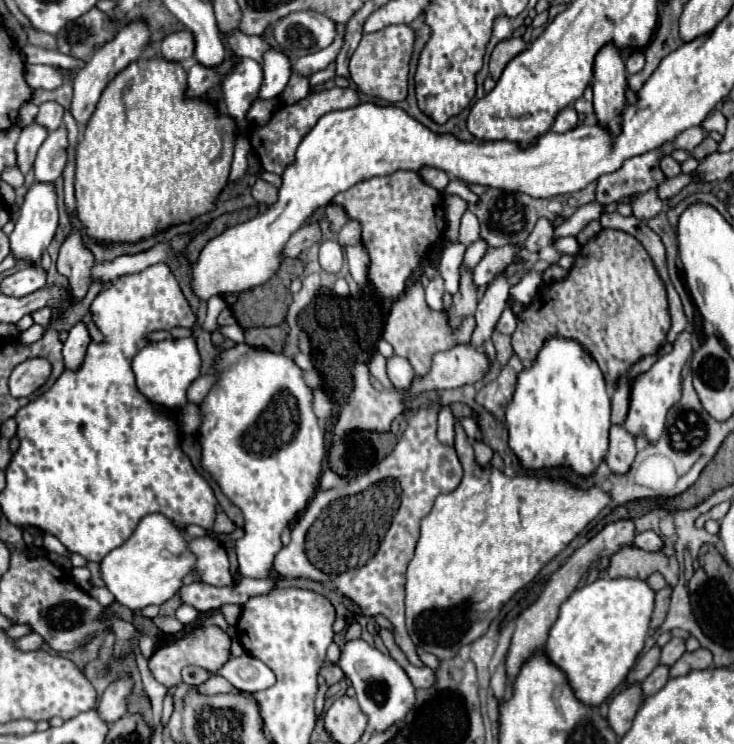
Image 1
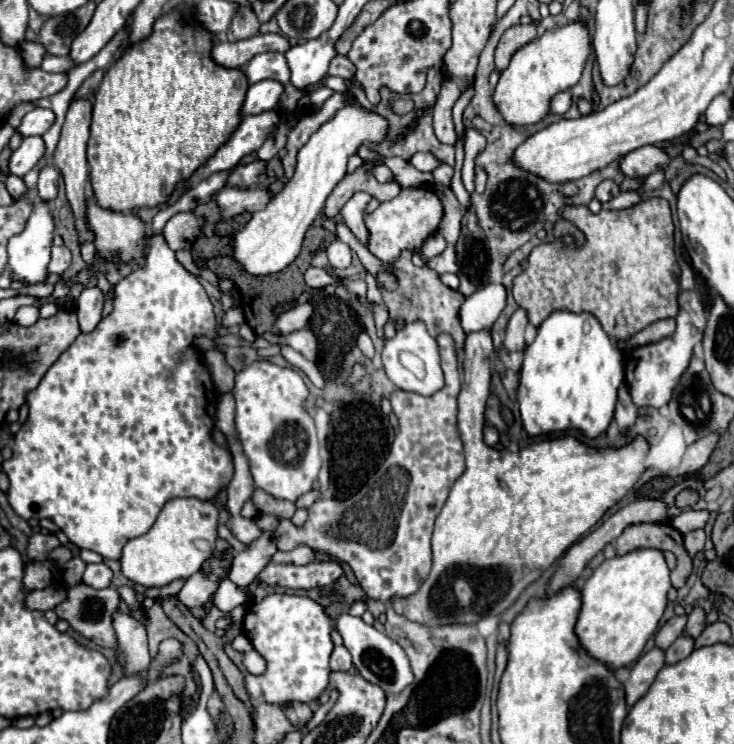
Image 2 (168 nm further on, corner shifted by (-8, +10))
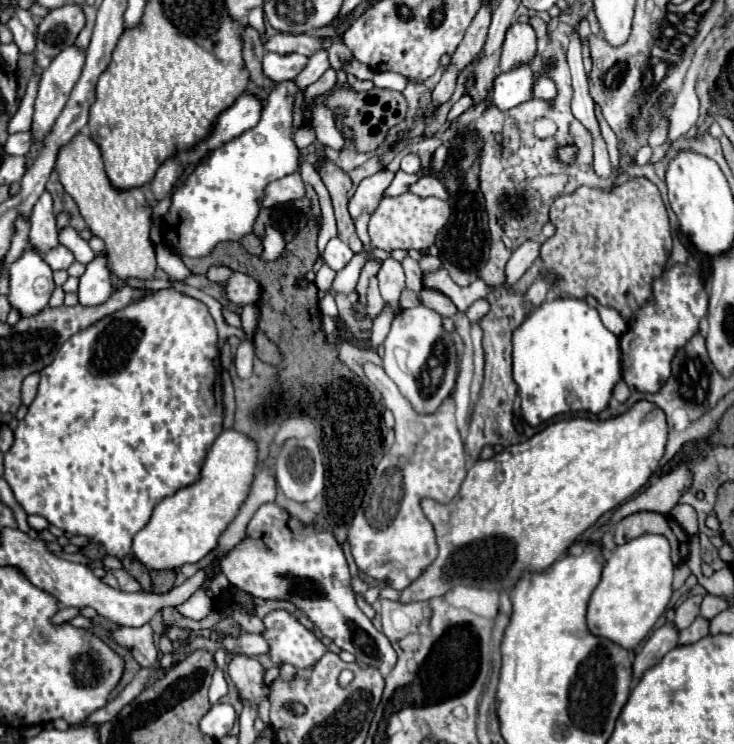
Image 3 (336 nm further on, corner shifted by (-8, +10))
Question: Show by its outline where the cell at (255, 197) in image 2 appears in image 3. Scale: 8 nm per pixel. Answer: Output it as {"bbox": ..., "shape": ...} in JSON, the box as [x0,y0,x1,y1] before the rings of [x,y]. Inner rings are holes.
{"bbox":[258,172,304,208],"shape":[[[298,172],[268,184],[264,190],[264,196],[258,202],[262,208],[274,208],[274,206],[286,204],[296,198],[304,198],[304,184],[302,184]]]}

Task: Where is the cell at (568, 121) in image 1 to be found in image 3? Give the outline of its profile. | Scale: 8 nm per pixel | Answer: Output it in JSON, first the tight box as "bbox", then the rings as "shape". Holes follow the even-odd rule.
{"bbox":[534,76,558,102],"shape":[[[542,76],[538,82],[536,82],[536,88],[534,88],[534,98],[540,98],[540,100],[546,100],[546,102],[552,102],[556,100],[558,92],[556,92],[556,84],[548,78],[548,76]]]}

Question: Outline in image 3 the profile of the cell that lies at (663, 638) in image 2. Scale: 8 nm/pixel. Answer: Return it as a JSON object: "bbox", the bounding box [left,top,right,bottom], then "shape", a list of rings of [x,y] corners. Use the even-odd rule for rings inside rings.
{"bbox":[672,596,702,630],"shape":[[[692,596],[692,598],[684,600],[684,602],[676,608],[676,618],[674,618],[674,622],[672,622],[676,630],[684,630],[684,628],[688,628],[688,626],[694,622],[694,618],[698,616],[700,600],[702,600],[702,596]],[[694,608],[696,608],[696,612],[694,612]]]}

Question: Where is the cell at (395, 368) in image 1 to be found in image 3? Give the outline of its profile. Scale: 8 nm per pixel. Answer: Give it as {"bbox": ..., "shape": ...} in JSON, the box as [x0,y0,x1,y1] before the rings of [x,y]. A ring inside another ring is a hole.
{"bbox":[384,304,456,414],"shape":[[[418,304],[402,310],[402,314],[394,318],[390,334],[384,340],[384,372],[396,382],[402,396],[408,398],[420,414],[434,412],[456,384],[456,348],[440,320],[438,312]],[[432,360],[436,362],[430,366]]]}

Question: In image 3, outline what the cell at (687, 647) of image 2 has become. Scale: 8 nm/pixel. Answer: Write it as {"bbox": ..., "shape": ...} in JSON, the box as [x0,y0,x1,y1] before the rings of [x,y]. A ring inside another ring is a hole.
{"bbox":[678,616,708,646],"shape":[[[698,616],[684,632],[680,632],[678,644],[680,646],[688,646],[688,644],[694,644],[694,642],[702,640],[704,636],[708,636],[708,620],[704,620],[704,618]]]}

